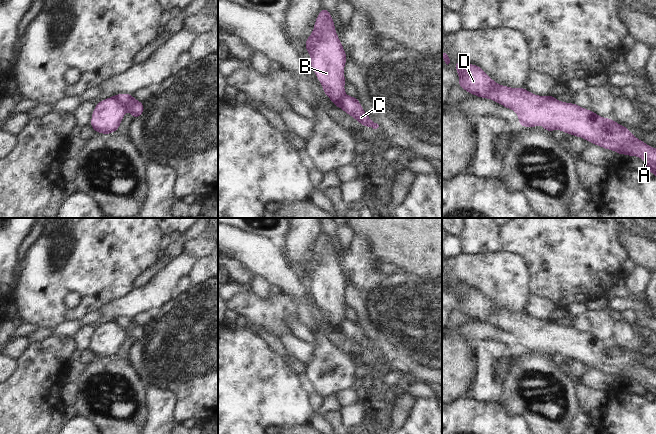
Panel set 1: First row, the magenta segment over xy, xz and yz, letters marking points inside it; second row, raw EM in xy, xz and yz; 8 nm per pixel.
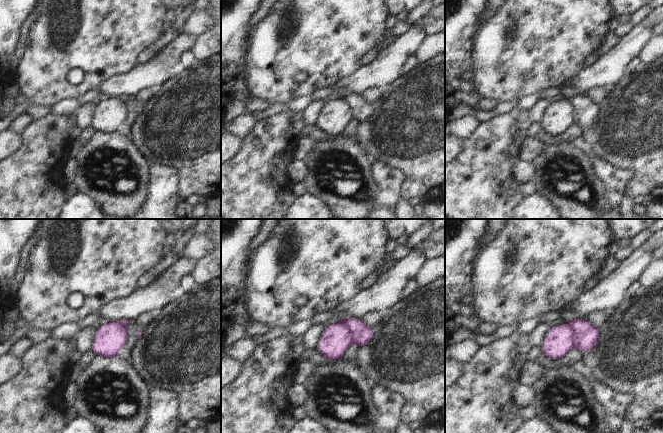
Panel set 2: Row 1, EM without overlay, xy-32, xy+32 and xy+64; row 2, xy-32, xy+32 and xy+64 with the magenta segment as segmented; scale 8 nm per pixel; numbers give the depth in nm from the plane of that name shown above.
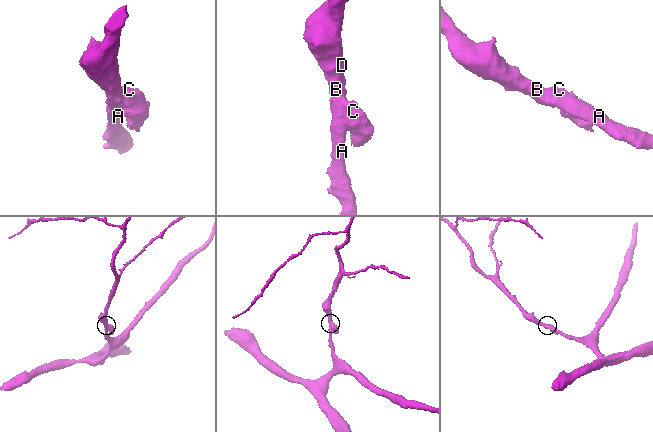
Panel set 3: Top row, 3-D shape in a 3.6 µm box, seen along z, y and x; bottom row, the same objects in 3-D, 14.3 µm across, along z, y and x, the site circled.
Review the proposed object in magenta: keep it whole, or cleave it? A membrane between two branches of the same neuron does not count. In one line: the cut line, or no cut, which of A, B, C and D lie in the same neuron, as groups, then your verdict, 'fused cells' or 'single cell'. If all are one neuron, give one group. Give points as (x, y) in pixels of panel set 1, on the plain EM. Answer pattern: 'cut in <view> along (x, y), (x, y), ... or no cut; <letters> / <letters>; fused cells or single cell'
cut in xy along (113, 320), (125, 331); A B D / C; fused cells

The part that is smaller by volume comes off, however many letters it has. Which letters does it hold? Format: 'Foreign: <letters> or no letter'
Foreign: C

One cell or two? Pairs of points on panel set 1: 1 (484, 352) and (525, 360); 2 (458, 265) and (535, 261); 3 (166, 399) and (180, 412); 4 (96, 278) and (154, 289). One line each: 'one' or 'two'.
1: two
2: two
3: two
4: two

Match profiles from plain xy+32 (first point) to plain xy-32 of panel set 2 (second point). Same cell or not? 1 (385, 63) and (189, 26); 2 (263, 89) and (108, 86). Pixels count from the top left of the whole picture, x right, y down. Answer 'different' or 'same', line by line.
1: different
2: different

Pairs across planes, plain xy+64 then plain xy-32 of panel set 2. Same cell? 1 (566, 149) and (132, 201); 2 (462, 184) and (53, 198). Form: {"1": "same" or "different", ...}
{"1": "same", "2": "same"}

